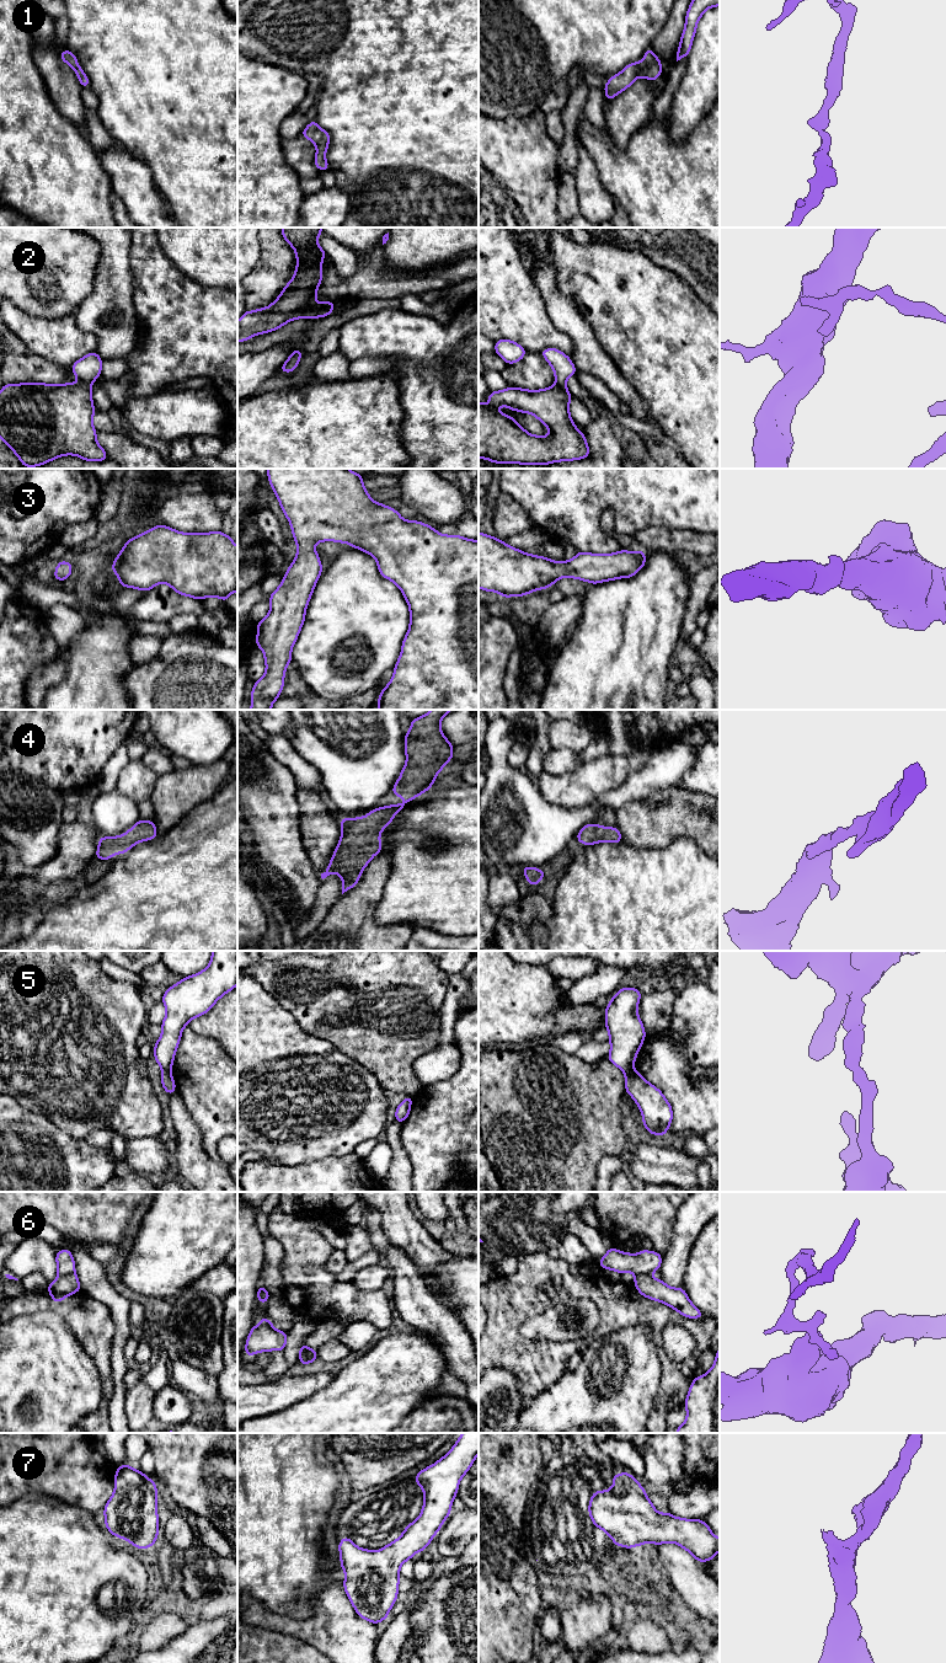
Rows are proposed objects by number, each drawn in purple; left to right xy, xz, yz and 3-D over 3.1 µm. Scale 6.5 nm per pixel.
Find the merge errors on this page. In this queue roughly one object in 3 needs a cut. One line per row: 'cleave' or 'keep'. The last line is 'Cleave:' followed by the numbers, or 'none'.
1: keep
2: cleave
3: keep
4: keep
5: cleave
6: cleave
7: keep
Cleave: 2, 5, 6

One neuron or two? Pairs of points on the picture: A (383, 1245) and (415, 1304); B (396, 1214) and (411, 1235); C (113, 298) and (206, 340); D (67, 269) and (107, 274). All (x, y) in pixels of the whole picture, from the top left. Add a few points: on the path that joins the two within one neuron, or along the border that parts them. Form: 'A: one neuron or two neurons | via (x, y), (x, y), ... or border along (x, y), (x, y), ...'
A: one neuron | via (396, 1260), (401, 1266), (410, 1289)
B: one neuron | via (397, 1219), (406, 1230)
C: two neurons | border along (134, 278), (133, 306), (138, 320), (139, 336)
D: two neurons | border along (100, 245), (94, 288), (83, 299)

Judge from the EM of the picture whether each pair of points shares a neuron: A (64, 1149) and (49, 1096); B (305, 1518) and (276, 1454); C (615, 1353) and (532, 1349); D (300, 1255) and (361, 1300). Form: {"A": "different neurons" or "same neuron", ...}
{"A": "different neurons", "B": "same neuron", "C": "different neurons", "D": "same neuron"}

